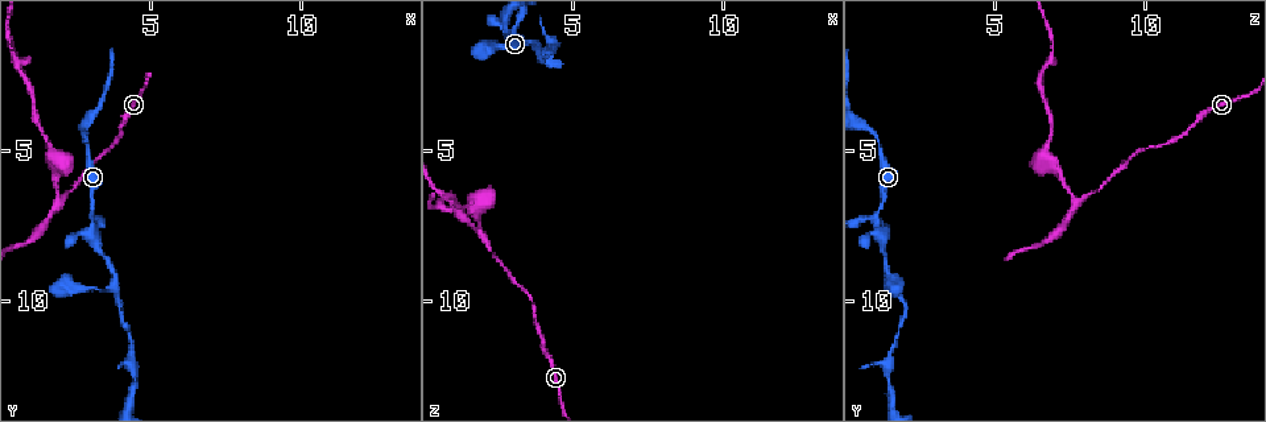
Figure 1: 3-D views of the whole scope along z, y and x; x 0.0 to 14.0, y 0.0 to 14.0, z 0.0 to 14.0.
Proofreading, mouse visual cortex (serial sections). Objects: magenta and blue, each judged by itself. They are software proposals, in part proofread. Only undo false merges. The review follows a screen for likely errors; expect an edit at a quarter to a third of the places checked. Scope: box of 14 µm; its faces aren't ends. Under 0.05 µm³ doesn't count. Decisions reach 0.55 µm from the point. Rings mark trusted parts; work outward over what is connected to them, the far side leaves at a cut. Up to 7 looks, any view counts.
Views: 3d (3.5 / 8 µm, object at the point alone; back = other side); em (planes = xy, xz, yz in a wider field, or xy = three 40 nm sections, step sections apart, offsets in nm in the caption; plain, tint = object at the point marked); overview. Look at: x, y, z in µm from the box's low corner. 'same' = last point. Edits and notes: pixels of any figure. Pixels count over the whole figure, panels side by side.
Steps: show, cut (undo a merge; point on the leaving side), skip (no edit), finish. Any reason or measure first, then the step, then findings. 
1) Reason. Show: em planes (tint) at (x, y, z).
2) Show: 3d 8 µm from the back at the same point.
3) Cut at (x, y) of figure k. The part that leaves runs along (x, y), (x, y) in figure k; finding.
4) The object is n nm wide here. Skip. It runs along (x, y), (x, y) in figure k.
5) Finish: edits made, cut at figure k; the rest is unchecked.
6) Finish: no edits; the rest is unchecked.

Show: 3d 3.5 µm at (1.9, 6.6, 7.7).

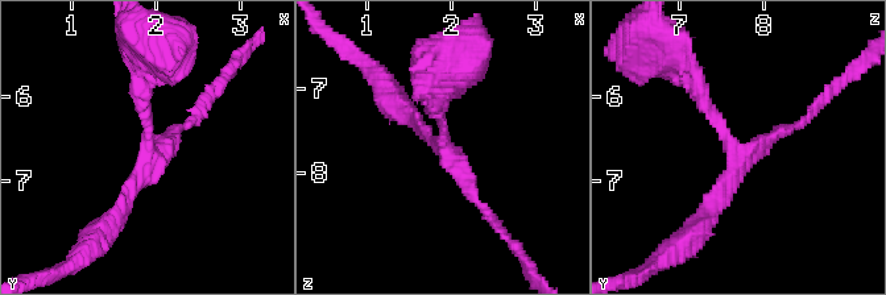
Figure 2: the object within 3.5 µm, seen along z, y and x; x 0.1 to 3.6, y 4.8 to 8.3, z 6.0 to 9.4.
3 arms meet here; the arms are 150, 150, 200 nm wide. Show: em xy step 5 (tint) at (1.95, 6.65, 7.70).

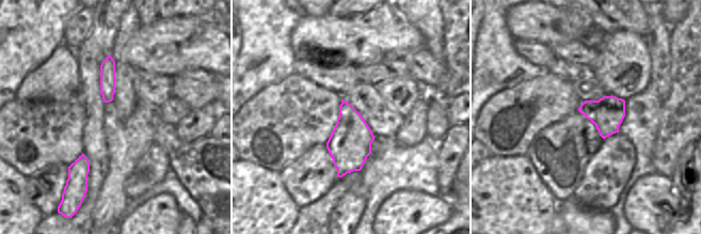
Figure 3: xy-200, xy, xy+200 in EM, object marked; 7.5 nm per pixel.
Another direction. Show: em xy step 1 (tint) at the same point.

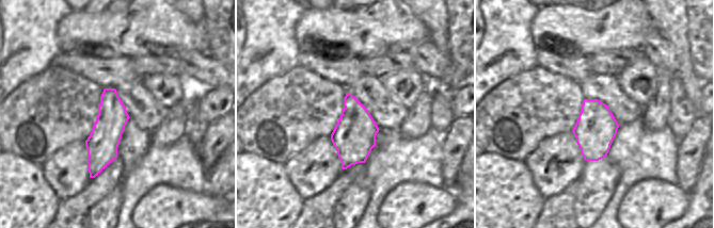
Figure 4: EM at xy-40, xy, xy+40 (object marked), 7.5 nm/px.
Cut at (145, 111) of figure 2. The part that leaves runs along (147, 148), (150, 38) in figure 2; two cells meet here.

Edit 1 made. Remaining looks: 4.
Side arm on a straight run. Show: 3d 3.5 µm at (3.1, 6.9, 1.2).

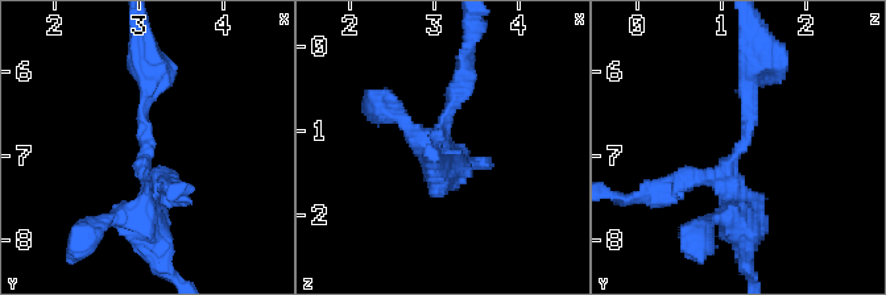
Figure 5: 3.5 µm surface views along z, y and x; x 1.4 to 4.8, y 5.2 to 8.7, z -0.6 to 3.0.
3 arms meet here; the arms are 150, 250, 250 nm wide. Show: em xy step 2 (tint) at (3.10, 6.90, 1.25).

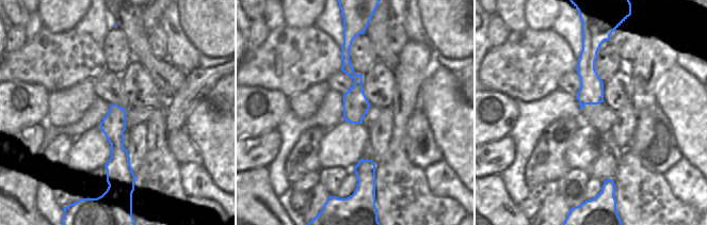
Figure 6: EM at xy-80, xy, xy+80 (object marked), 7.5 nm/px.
Skip. It runs along (347, 43), (359, 121) in figure 6; continuous, no second cell.

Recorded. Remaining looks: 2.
Branch point. Show: 3d 3.5 µm at (3.8, 9.5, 1.5).

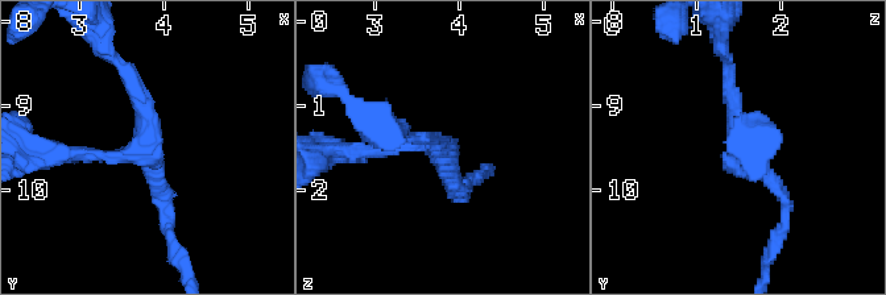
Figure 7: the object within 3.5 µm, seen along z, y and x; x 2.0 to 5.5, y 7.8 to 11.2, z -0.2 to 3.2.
Need the tissue. Show: em xy step 3 (tint) at (3.75, 9.55, 1.55).

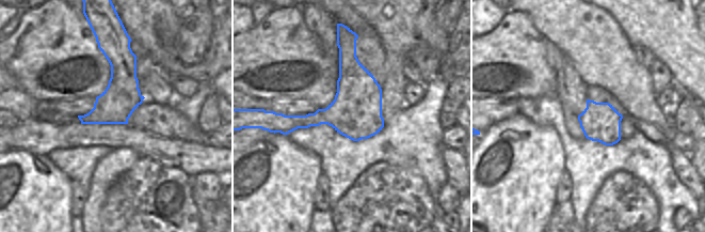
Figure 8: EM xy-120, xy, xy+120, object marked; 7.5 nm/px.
The arms are 150, 150, 200 nm wide. Skip. It runs along (728, 69), (741, 149), (782, 194), (785, 219) in figure 7; one cell here.

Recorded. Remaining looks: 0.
Finish: edits made, cut at figure 2; the rest is unchecked.

